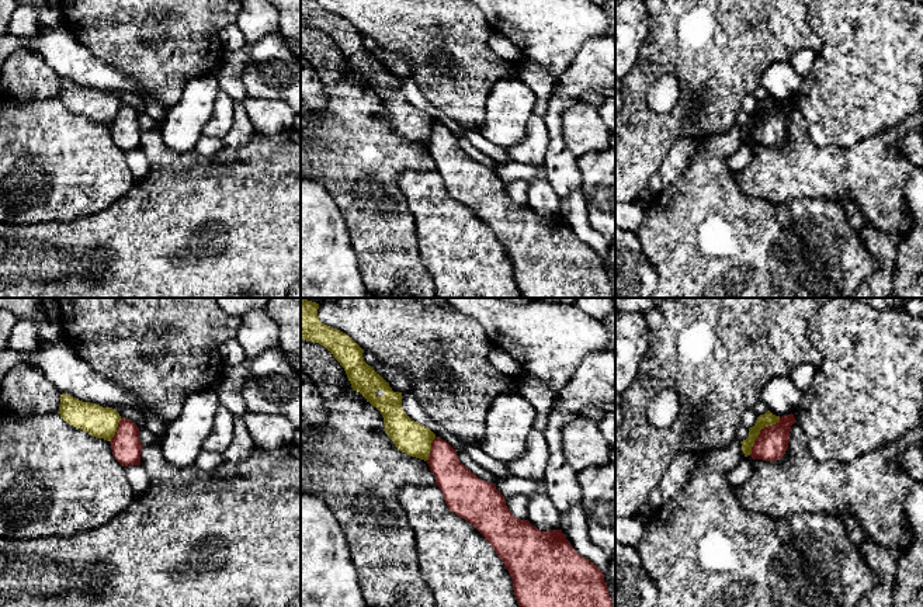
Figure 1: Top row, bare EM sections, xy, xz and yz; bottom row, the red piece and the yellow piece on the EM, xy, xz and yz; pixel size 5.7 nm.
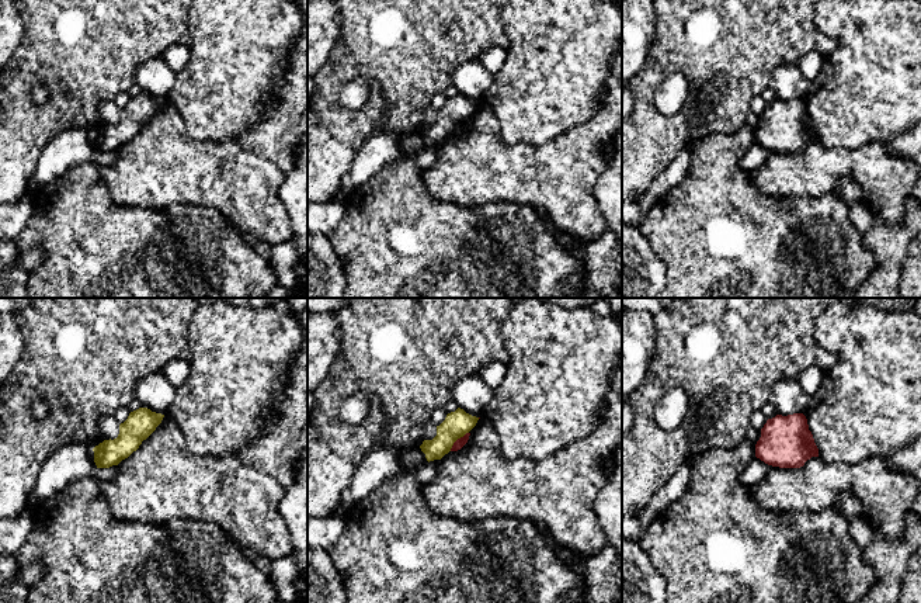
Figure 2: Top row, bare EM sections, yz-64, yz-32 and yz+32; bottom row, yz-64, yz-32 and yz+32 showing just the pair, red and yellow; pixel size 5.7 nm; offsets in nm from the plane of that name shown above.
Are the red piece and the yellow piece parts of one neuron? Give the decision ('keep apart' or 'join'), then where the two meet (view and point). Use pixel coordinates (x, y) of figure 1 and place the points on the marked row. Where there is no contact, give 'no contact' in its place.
keep apart; contact yz (760, 432)

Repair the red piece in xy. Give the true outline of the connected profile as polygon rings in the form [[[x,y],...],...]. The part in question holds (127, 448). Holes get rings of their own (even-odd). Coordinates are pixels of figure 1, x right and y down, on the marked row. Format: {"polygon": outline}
{"polygon": [[[121,417],[115,436],[110,441],[115,459],[122,465],[140,465],[142,444],[138,426]]]}

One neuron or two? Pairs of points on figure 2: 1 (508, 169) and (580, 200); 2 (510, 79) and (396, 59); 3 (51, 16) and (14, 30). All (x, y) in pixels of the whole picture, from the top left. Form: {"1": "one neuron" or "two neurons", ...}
{"1": "one neuron", "2": "two neurons", "3": "two neurons"}

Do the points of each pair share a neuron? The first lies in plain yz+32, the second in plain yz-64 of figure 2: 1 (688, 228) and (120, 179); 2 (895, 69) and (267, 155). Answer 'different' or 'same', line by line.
1: different
2: different

